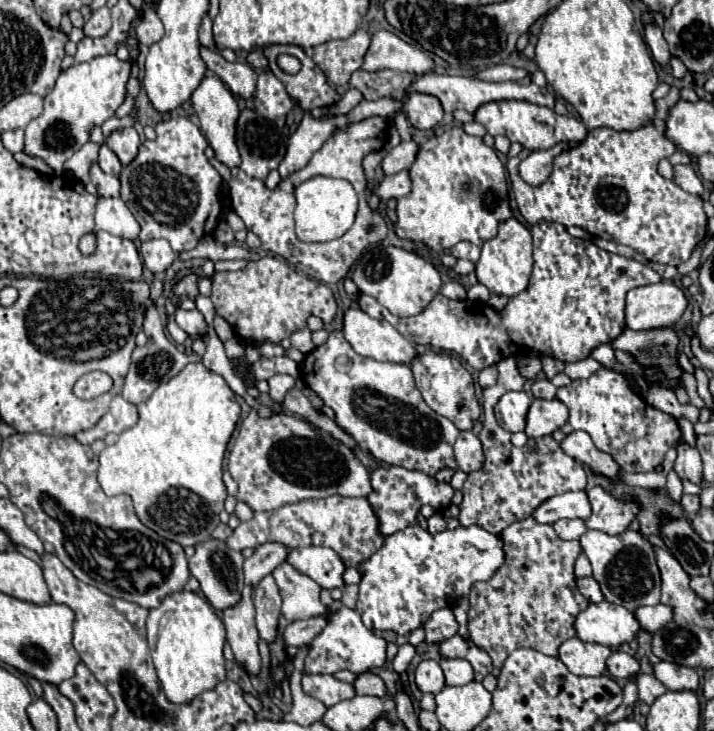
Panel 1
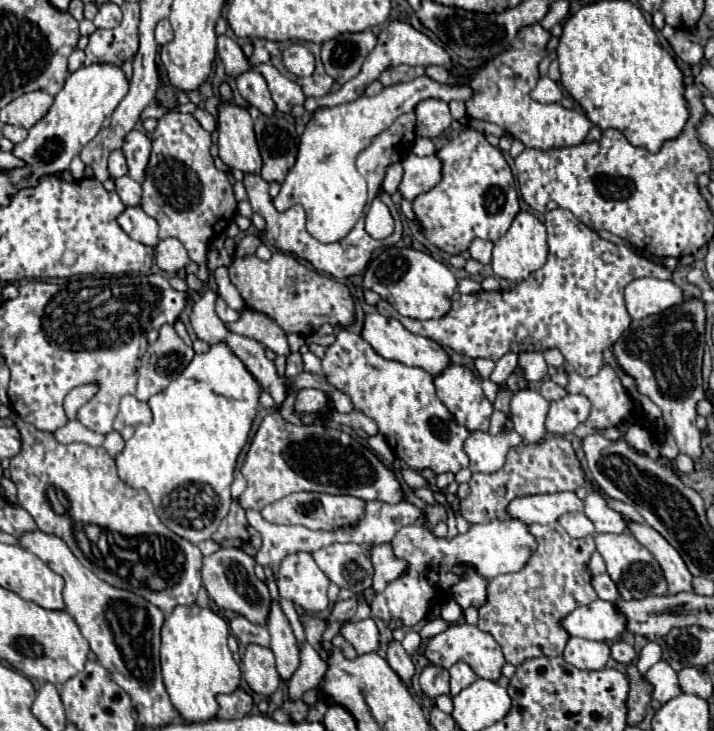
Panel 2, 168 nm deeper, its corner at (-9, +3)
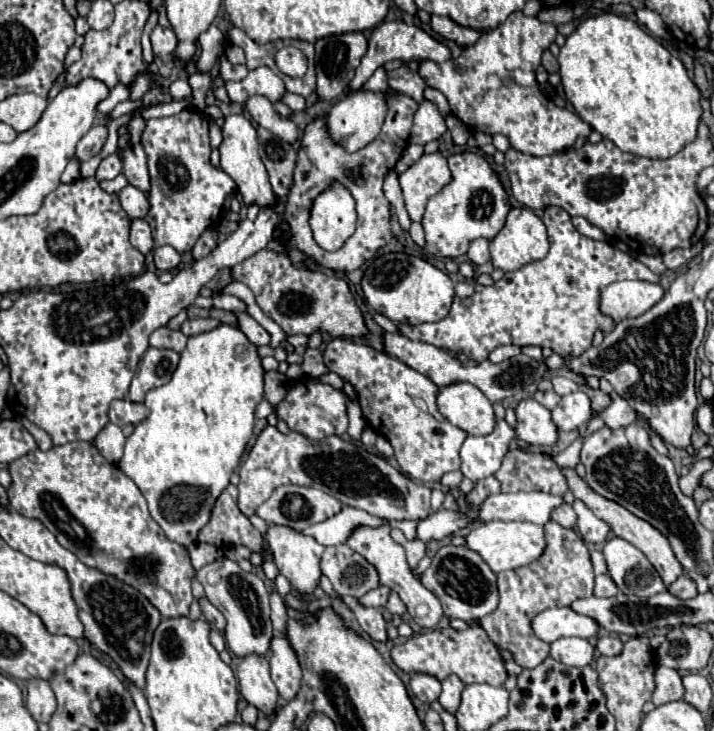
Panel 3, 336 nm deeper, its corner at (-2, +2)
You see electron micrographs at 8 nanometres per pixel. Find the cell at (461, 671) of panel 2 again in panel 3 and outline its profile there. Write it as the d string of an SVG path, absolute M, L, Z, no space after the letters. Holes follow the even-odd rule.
M450 675L442 681L442 695L440 695L440 705L448 711L448 713L456 713L458 711L458 705L460 705L460 693L464 689L464 683L456 677L456 675Z

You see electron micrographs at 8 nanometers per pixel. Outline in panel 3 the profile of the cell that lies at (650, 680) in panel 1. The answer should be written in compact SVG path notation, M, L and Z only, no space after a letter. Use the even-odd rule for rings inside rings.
M658 667L656 669L656 691L652 697L654 705L664 705L670 701L680 701L684 697L684 685L682 677L676 669L668 667Z

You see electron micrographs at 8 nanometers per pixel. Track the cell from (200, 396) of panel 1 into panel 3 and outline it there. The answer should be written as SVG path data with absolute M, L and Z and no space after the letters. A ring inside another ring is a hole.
M218 325L212 331L188 337L186 349L180 353L180 363L170 383L146 393L150 415L136 425L124 447L124 457L118 467L138 485L148 501L152 519L164 529L174 543L188 547L196 541L198 531L208 523L210 511L218 495L230 483L232 471L254 431L254 411L264 399L264 367L254 343L236 325Z

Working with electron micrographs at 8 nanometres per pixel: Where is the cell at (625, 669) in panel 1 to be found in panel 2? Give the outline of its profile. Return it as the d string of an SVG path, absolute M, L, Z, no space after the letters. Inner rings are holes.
M619 640L619 642L615 642L615 644L611 646L611 656L613 656L613 660L617 660L617 662L621 662L621 664L629 666L629 664L633 664L633 662L635 662L637 652L633 650L633 646L629 646L627 642Z

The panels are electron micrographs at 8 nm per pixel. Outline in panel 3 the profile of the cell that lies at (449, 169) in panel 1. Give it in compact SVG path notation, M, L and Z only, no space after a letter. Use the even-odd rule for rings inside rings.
M460 153L448 159L452 171L452 183L446 185L440 193L428 199L426 213L422 217L422 227L426 233L426 251L438 257L456 259L466 255L470 241L484 237L492 239L506 221L510 211L508 195L482 155Z

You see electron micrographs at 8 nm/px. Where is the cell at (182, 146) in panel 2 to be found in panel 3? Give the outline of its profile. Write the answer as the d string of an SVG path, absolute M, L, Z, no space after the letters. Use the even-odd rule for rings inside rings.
M182 109L180 113L176 113L172 117L150 119L142 133L142 147L148 155L148 169L150 169L150 183L152 183L152 189L148 195L148 201L152 207L144 219L152 227L154 247L170 245L178 253L190 251L194 247L194 243L198 241L198 237L208 227L212 227L220 221L222 211L224 211L224 201L236 189L236 183L232 181L232 177L228 173L224 173L222 169L216 169L210 163L212 147L210 147L210 139L208 139L208 117L204 113L198 113L192 109Z

